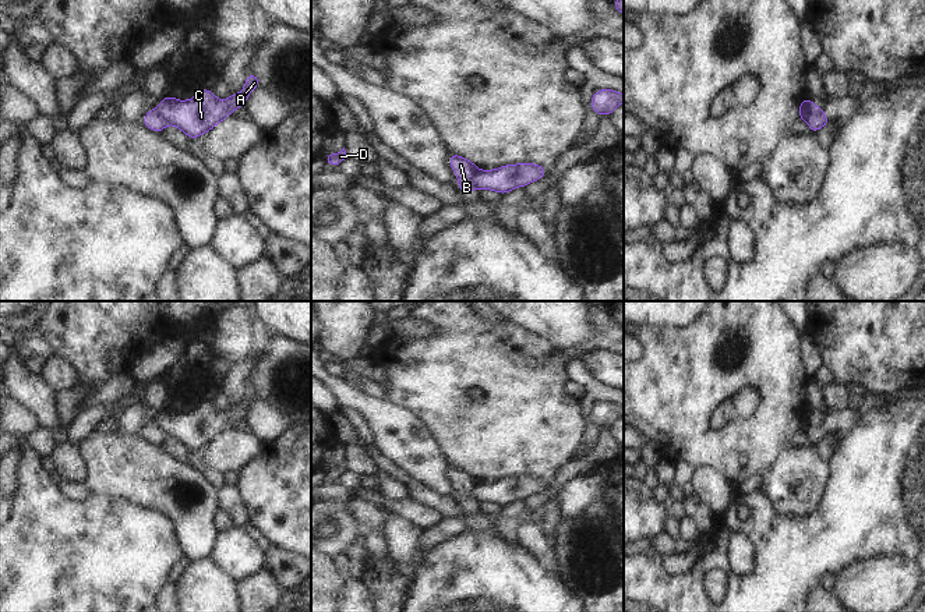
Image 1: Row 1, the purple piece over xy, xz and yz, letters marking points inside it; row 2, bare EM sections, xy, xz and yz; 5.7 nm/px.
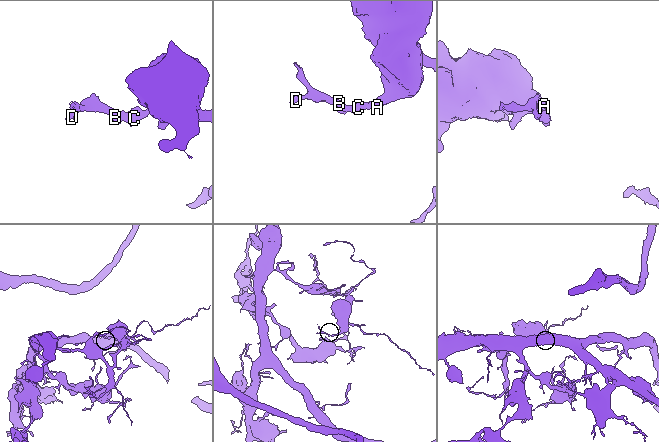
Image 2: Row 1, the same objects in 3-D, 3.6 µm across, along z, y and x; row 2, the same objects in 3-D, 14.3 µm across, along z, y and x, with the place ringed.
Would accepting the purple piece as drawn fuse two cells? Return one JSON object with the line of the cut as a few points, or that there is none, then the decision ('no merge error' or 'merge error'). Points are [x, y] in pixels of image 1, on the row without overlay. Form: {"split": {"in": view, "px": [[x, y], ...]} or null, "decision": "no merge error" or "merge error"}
{"split": {"in": "yz", "px": [[808, 411], [808, 421], [812, 425], [822, 425]]}, "decision": "merge error"}

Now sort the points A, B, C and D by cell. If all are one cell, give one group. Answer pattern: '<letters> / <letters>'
A C / B D

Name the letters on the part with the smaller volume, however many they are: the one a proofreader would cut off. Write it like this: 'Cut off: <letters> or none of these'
Cut off: B, D

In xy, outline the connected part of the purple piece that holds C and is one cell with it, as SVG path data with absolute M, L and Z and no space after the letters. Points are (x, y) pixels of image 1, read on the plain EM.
M248 385L243 403L226 413L219 413L212 401L202 400L188 413L177 413L172 407L162 410L155 421L169 436L181 442L190 452L195 452L229 429L233 422L244 418L250 406L258 399L257 386Z

